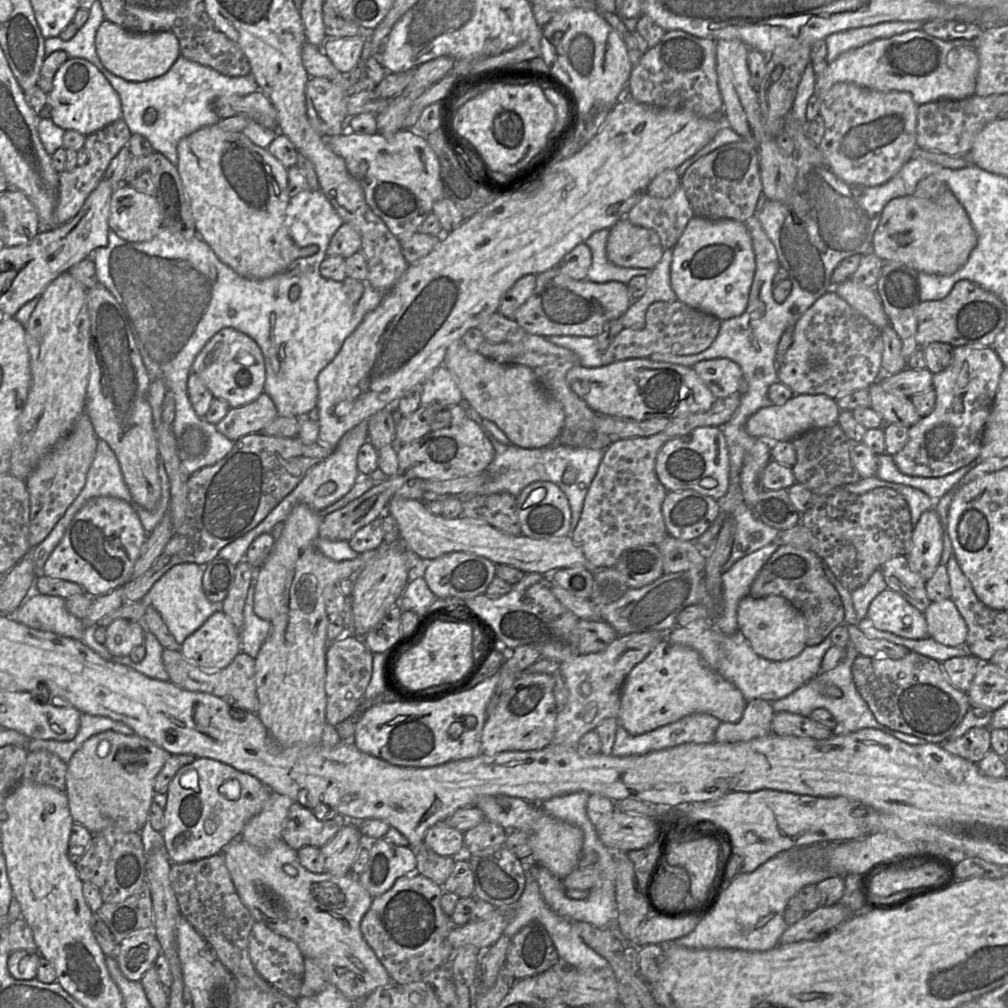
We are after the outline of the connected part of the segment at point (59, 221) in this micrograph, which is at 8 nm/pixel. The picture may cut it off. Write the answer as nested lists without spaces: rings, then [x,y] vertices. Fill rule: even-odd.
[[[123,119],[107,125],[101,130],[86,136],[84,149],[87,152],[88,160],[84,166],[77,166],[72,171],[59,173],[59,192],[57,204],[52,214],[52,227],[60,227],[72,220],[82,208],[90,193],[102,180],[111,160],[119,151],[128,145],[131,132]]]

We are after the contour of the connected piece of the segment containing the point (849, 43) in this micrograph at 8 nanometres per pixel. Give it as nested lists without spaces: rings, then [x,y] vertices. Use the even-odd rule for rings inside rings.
[[[886,21],[832,33],[825,38],[827,44],[826,61],[829,64],[842,53],[864,46],[874,40],[921,29],[924,23],[921,21]]]

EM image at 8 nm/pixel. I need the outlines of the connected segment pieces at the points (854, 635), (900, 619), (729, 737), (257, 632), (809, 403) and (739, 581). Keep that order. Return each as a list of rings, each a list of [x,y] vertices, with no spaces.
[[[844,625],[849,634],[849,641],[853,644],[859,655],[872,658],[884,657],[898,660],[911,652],[904,646],[900,646],[886,640],[869,639],[856,625]]]
[[[890,589],[873,599],[866,617],[879,631],[906,639],[929,638],[924,614]]]
[[[763,699],[747,701],[741,719],[737,722],[721,722],[715,733],[717,743],[747,742],[771,734],[775,711],[771,703]]]
[[[255,578],[248,590],[244,605],[244,623],[240,630],[241,652],[256,659],[263,643],[271,632],[271,623],[259,618],[253,609]]]
[[[794,395],[783,405],[768,405],[759,409],[746,422],[747,433],[770,443],[792,441],[813,429],[837,424],[840,409],[836,400],[826,395]]]
[[[776,543],[766,545],[741,558],[729,570],[722,573],[721,578],[725,588],[728,588],[727,606],[738,608],[740,600],[749,595],[757,574],[778,547],[780,546]]]

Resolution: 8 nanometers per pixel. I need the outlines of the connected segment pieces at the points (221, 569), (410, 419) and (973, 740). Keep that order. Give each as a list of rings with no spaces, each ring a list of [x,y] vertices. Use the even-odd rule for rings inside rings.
[[[215,558],[206,565],[202,588],[210,602],[218,603],[225,599],[233,584],[235,570],[235,565],[221,558]]]
[[[420,406],[409,416],[404,416],[396,424],[395,444],[397,446],[408,444],[431,431],[434,416],[438,410]]]
[[[974,727],[963,736],[945,739],[939,745],[950,754],[977,764],[991,750],[990,729]]]

